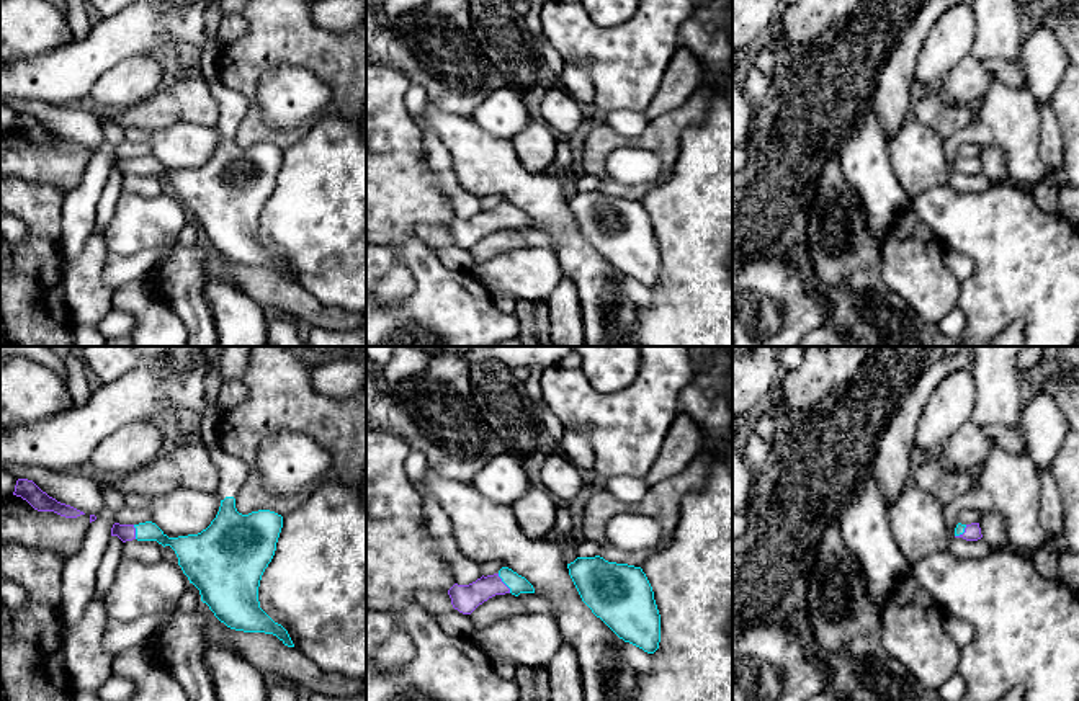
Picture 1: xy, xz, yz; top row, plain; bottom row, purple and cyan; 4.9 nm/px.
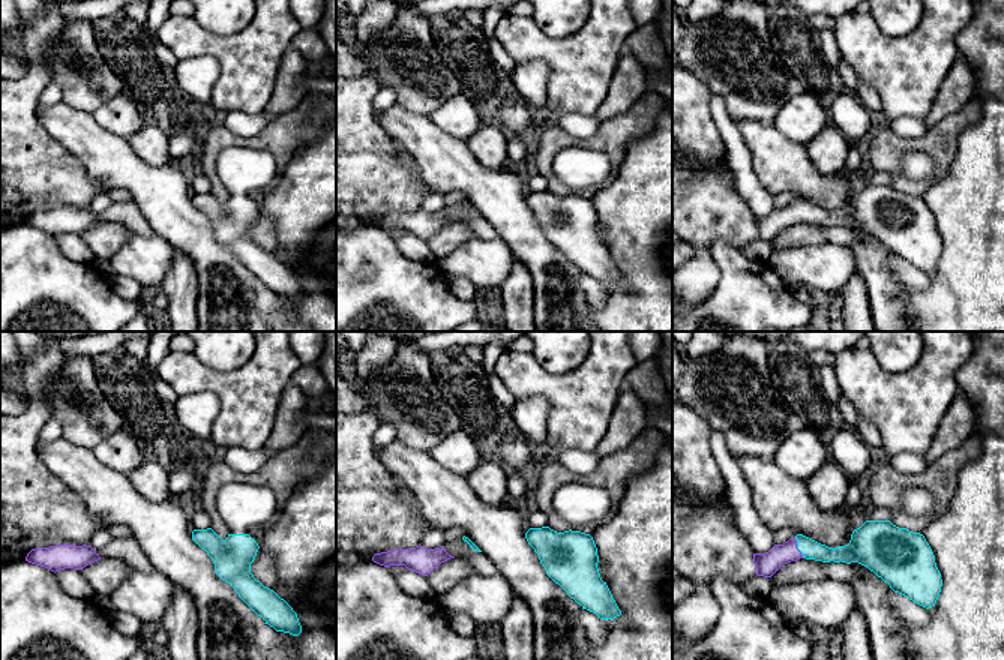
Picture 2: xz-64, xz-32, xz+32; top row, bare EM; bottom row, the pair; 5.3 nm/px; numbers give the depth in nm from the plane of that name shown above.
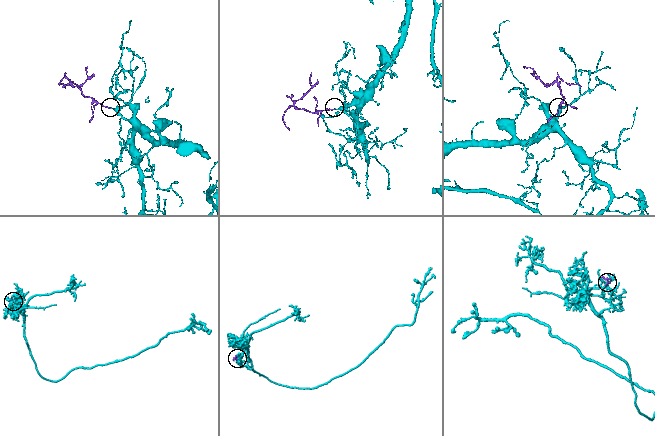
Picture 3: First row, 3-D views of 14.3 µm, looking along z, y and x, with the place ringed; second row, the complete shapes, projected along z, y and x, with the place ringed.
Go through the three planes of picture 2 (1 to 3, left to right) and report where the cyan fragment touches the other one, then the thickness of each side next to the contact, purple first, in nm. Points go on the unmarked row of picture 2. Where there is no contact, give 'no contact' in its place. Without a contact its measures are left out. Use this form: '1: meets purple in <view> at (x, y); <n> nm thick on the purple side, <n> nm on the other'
1: no contact
2: no contact
3: meets purple in xz+32 at (796, 212); 130 nm thick on the purple side, 110 nm on the other

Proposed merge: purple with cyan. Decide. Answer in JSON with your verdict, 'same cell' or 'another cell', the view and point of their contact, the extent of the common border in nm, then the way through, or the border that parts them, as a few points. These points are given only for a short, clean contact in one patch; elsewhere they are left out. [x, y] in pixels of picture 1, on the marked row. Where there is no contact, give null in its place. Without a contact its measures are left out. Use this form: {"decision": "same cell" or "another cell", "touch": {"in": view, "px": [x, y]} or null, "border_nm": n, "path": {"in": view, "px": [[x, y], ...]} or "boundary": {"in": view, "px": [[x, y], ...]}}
{"decision": "same cell", "touch": {"in": "xz", "px": [504, 584]}, "border_nm": 120, "path": {"in": "xz", "px": [[465, 598], [486, 587], [504, 584], [517, 584]]}}

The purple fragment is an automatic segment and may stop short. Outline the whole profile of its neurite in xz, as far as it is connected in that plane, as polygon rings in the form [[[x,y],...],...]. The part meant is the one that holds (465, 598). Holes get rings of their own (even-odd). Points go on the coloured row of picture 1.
[[[502,567],[494,575],[482,575],[469,585],[454,583],[448,590],[453,608],[463,614],[471,614],[489,598],[505,593],[518,596],[520,593],[535,593],[535,588],[525,577],[518,575],[508,567]]]

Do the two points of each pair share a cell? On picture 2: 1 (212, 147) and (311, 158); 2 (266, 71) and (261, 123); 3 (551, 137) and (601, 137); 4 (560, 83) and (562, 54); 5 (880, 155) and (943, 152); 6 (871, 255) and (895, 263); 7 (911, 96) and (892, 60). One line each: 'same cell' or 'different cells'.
1: different cells
2: different cells
3: same cell
4: same cell
5: same cell
6: different cells
7: same cell

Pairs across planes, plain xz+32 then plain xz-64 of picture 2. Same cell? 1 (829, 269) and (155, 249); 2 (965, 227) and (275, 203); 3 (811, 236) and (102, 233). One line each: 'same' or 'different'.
1: same
2: same
3: same

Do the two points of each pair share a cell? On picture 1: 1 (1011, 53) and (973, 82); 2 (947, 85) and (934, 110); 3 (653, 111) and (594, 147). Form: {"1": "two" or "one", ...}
{"1": "two", "2": "two", "3": "two"}

